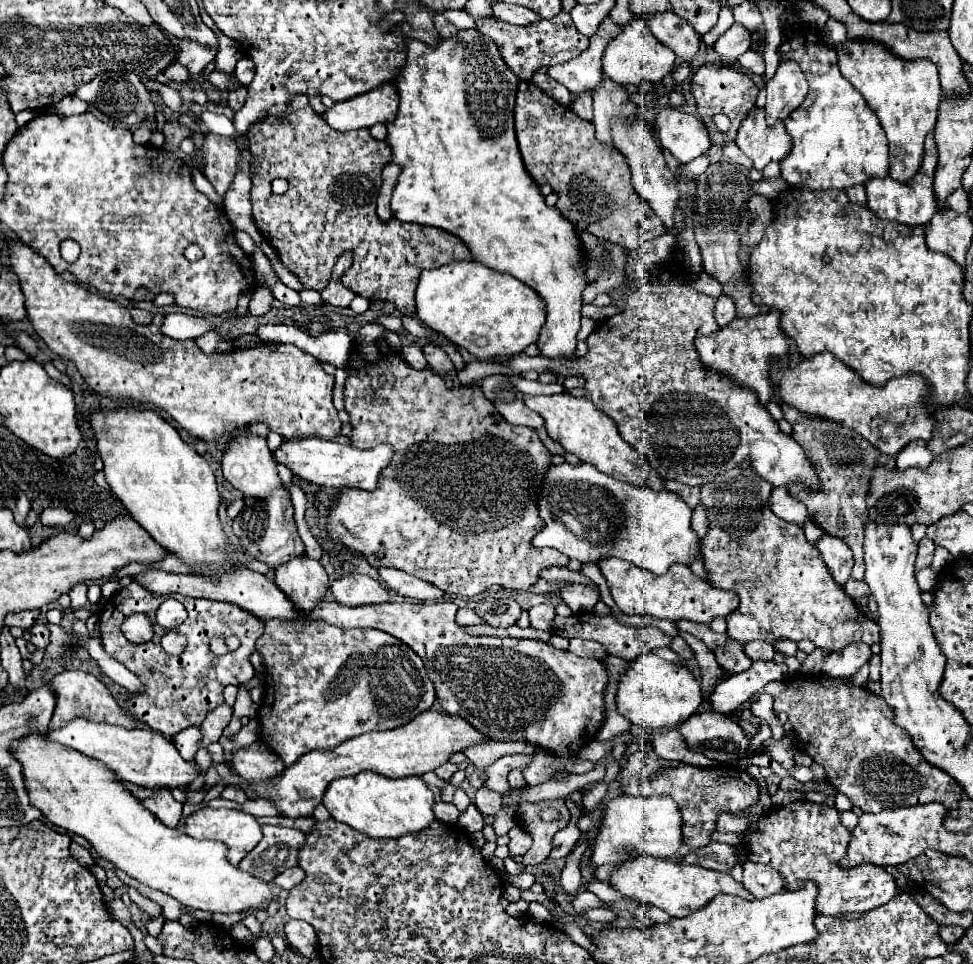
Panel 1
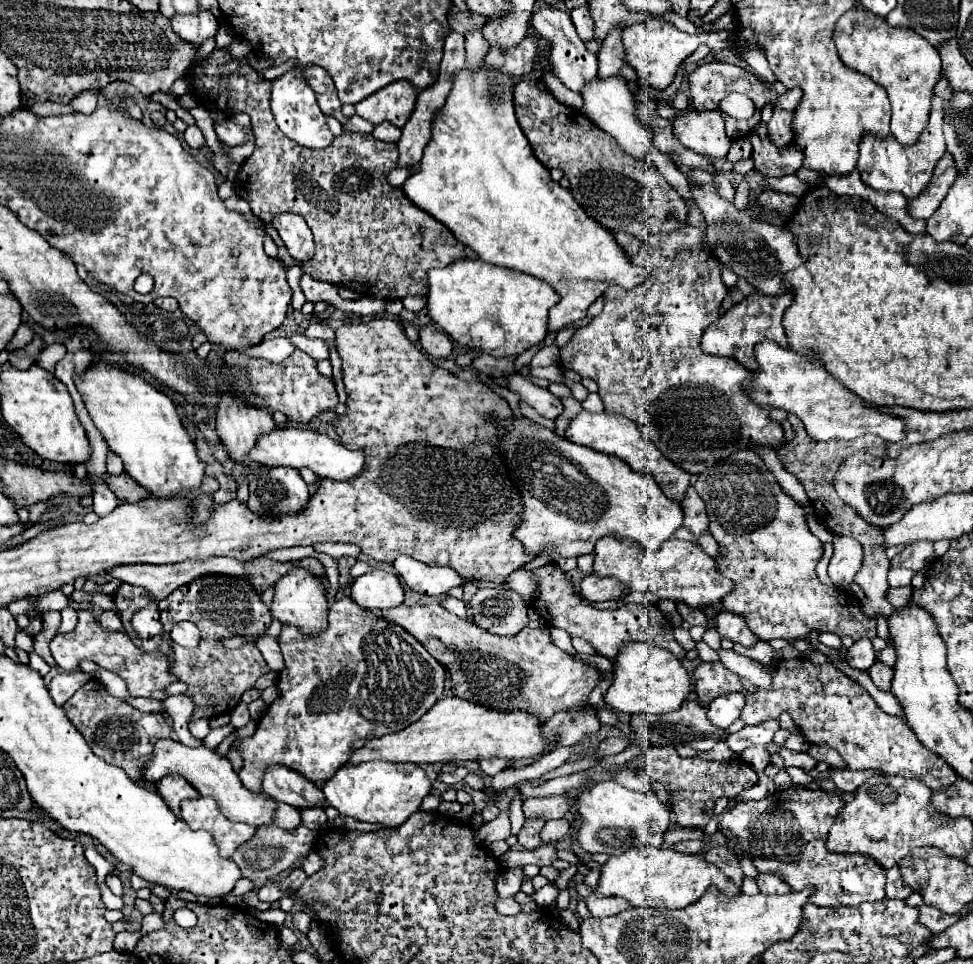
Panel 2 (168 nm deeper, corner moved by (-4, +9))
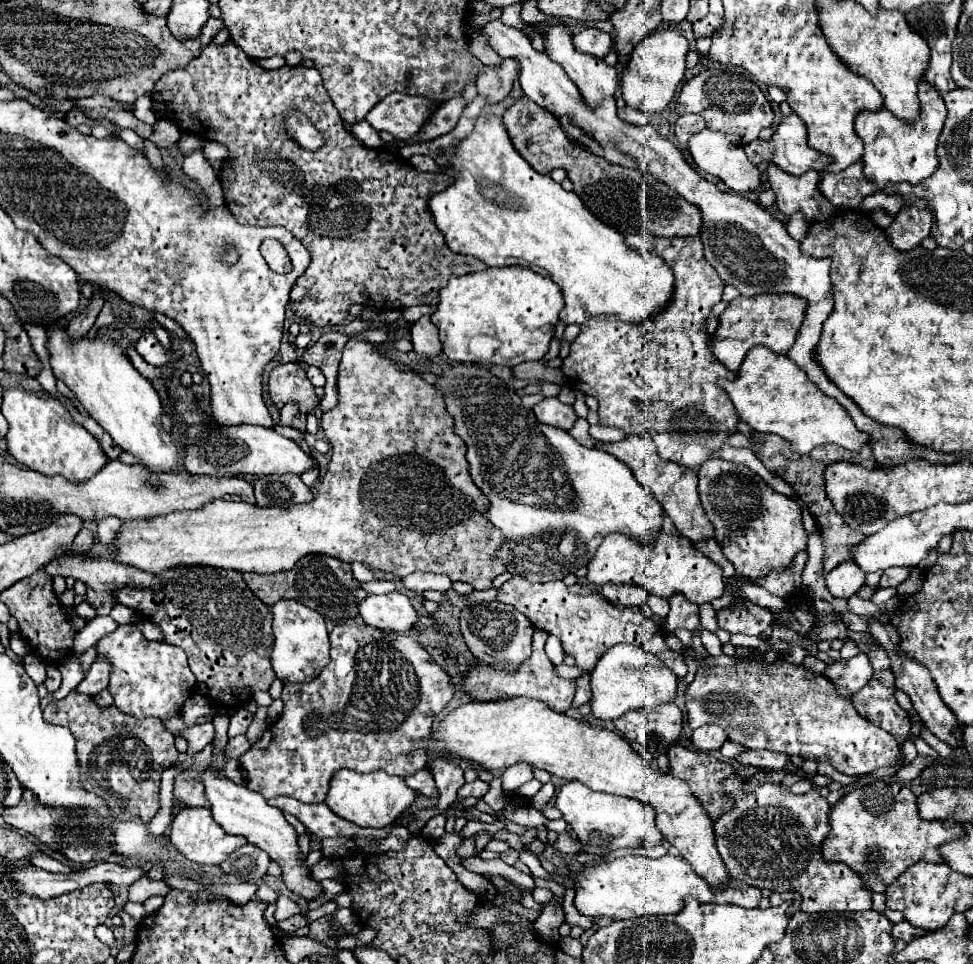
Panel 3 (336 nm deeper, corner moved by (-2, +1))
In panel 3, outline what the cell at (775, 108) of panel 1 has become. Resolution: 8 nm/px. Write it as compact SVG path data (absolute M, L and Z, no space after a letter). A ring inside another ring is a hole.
M796 113L782 119L782 123L776 127L772 139L756 139L744 145L743 148L752 163L760 165L762 161L772 161L782 171L786 171L786 173L790 173L794 177L802 177L806 171L812 171L812 169L822 173L826 169L826 165L830 165L830 157L826 157L826 155L822 155L822 153L808 147L808 143L806 143L806 127L804 127L804 123L800 121L800 117Z

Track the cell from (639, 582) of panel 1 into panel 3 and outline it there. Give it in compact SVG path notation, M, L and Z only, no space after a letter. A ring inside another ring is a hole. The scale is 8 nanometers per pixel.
M608 533L588 565L590 569L586 579L598 587L606 583L636 583L648 589L648 593L664 599L670 599L674 593L682 593L690 603L696 605L714 601L724 593L722 567L710 561L694 547L690 539L682 535L658 533L652 545L642 545L634 541L634 537L626 537L622 533Z

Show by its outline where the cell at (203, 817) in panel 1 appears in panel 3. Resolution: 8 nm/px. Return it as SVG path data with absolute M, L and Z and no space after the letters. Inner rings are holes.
M202 807L202 809L180 809L176 813L176 817L172 819L170 825L170 843L172 847L182 853L186 859L194 861L194 863L202 863L202 865L220 865L222 861L226 861L226 857L242 847L246 843L244 837L236 837L236 835L228 835L224 829L220 829L220 825L212 819L210 809Z

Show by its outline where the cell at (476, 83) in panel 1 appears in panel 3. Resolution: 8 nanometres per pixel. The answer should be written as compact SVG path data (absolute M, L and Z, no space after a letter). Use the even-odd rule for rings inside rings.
M484 113L478 117L472 135L466 137L452 155L452 169L456 171L456 181L430 199L430 211L438 229L444 233L448 247L454 253L474 255L488 267L522 265L550 277L564 293L566 305L560 313L564 323L584 323L590 317L616 315L620 321L640 325L642 321L654 319L672 301L674 275L664 259L654 249L638 251L628 247L624 235L598 221L576 193L564 191L550 175L536 173L514 149L504 123L496 115Z

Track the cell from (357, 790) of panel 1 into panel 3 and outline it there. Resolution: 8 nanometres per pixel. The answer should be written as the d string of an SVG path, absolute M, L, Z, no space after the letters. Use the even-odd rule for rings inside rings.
M342 769L334 773L330 779L330 789L326 797L328 809L332 809L338 817L358 825L358 827L386 827L392 825L416 799L416 791L412 791L402 777L386 775L386 771L358 773L350 769Z

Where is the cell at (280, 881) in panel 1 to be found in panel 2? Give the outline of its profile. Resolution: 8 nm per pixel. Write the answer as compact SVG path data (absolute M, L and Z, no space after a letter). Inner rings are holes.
M310 853L306 859L302 859L302 861L298 863L298 867L300 867L306 875L314 875L318 869L324 867L324 859L322 859L320 855L316 855L316 853Z

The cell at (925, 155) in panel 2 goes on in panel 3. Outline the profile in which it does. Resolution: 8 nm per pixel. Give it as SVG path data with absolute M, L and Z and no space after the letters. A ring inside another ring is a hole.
M920 79L918 83L918 99L920 99L920 115L914 121L904 121L894 117L886 107L878 111L862 111L856 117L856 133L864 141L864 175L878 189L886 185L908 181L912 185L930 177L938 167L936 145L942 125L946 121L946 107L942 97L928 81Z

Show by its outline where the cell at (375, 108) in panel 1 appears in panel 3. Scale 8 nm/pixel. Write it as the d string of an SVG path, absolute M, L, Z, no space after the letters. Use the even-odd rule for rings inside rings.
M390 93L368 113L366 121L376 131L388 131L396 139L406 141L422 129L436 105L436 101L430 101L426 97Z

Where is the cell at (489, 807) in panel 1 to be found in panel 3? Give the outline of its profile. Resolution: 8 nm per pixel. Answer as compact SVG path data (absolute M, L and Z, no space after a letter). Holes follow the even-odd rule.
M512 765L510 769L506 769L502 773L502 789L506 793L512 793L514 789L518 789L526 781L530 781L532 773L534 773L534 769L530 769L530 765Z

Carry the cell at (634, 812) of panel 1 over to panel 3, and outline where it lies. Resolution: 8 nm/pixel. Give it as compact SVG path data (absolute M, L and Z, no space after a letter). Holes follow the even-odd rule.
M568 781L562 785L556 797L556 807L562 811L564 821L572 827L576 837L582 841L584 853L604 857L620 847L638 847L640 841L646 841L648 847L660 845L662 841L662 833L654 825L654 811L630 797L596 793L578 781Z

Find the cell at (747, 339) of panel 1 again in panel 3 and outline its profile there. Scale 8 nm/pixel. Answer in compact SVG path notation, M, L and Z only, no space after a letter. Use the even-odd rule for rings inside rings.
M788 293L782 295L758 295L758 297L738 297L728 303L726 311L720 315L720 325L716 335L710 339L712 353L730 371L738 371L748 349L754 345L764 345L774 353L786 355L798 337L798 329L804 321L806 301Z

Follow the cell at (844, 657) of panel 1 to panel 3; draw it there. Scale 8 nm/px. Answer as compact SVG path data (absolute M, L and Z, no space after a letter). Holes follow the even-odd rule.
M860 653L852 659L840 659L832 665L828 665L824 671L824 675L838 689L840 697L852 697L854 693L858 693L858 689L862 689L862 685L866 685L866 681L870 681L872 673L874 673L874 669L870 667L870 661L864 653Z

